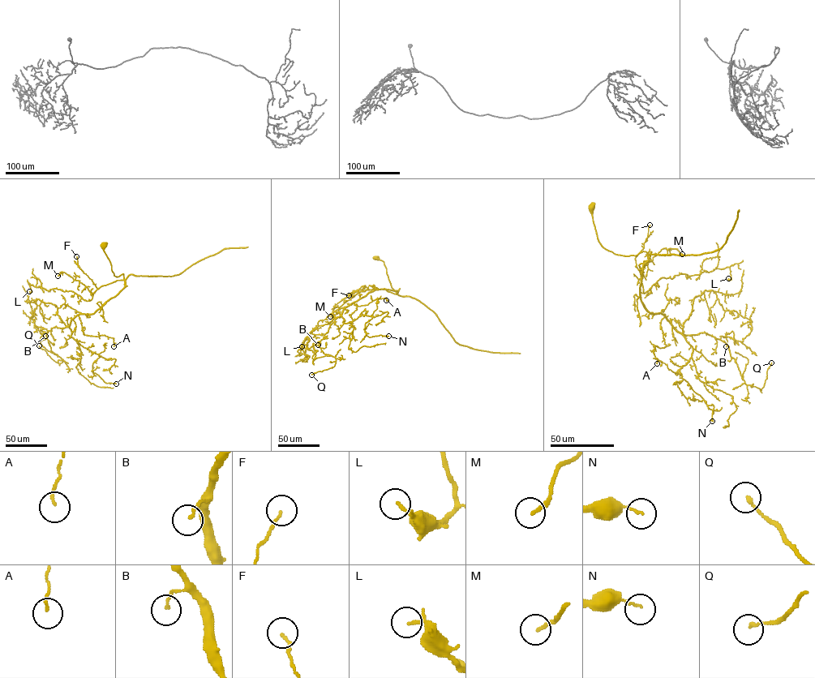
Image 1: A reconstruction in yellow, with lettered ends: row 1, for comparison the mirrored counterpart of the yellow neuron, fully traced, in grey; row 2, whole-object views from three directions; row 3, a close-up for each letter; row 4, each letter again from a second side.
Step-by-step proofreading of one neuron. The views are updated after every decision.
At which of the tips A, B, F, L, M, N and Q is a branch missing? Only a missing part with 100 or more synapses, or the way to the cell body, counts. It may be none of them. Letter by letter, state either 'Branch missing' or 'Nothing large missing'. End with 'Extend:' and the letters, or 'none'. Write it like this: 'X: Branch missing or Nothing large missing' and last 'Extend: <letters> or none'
A: Nothing large missing
B: Nothing large missing
F: Nothing large missing
L: Nothing large missing
M: Nothing large missing
N: Nothing large missing
Q: Nothing large missing
Extend: none

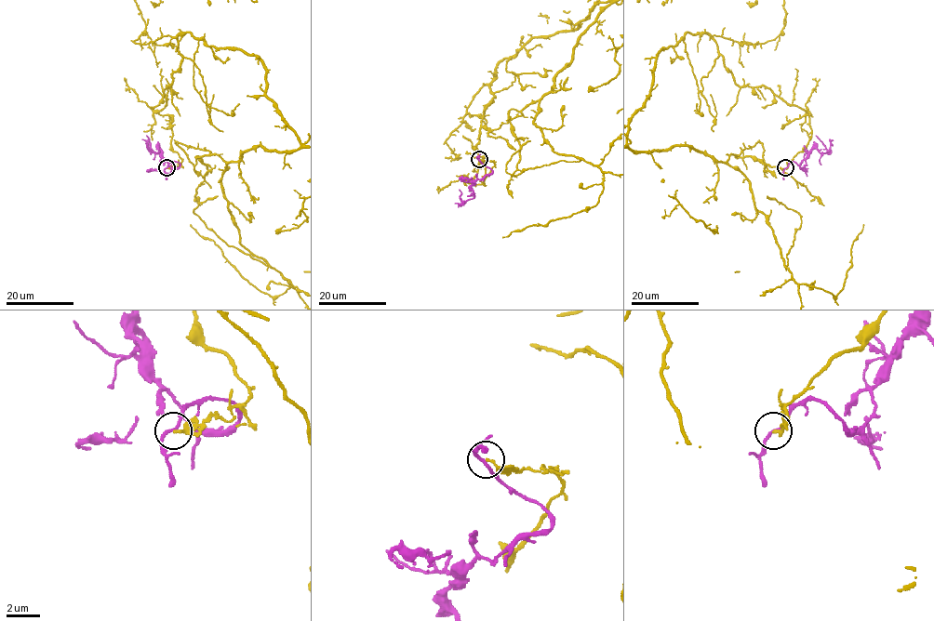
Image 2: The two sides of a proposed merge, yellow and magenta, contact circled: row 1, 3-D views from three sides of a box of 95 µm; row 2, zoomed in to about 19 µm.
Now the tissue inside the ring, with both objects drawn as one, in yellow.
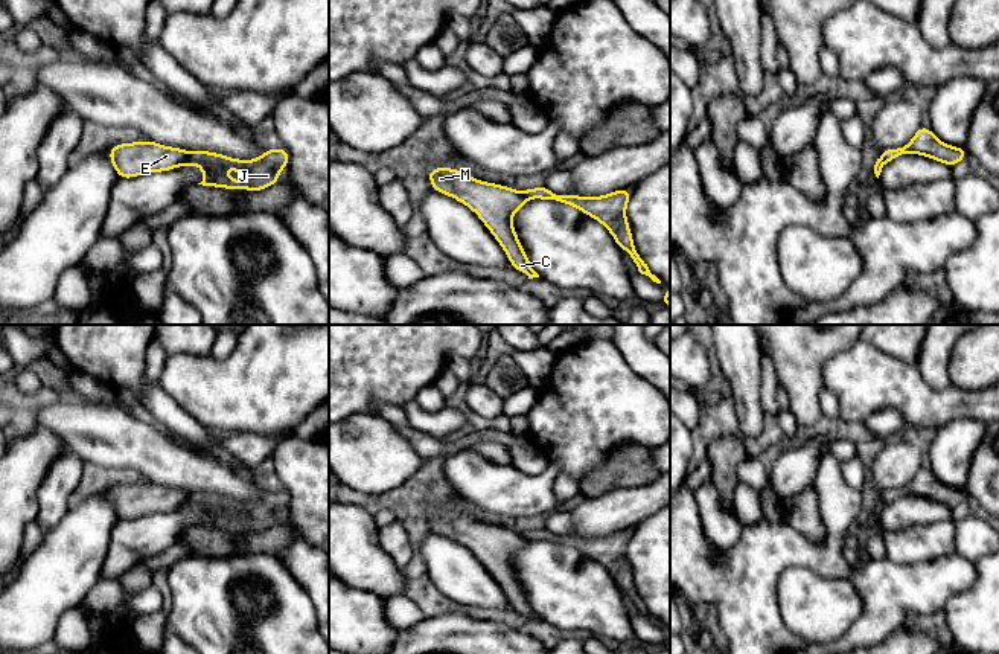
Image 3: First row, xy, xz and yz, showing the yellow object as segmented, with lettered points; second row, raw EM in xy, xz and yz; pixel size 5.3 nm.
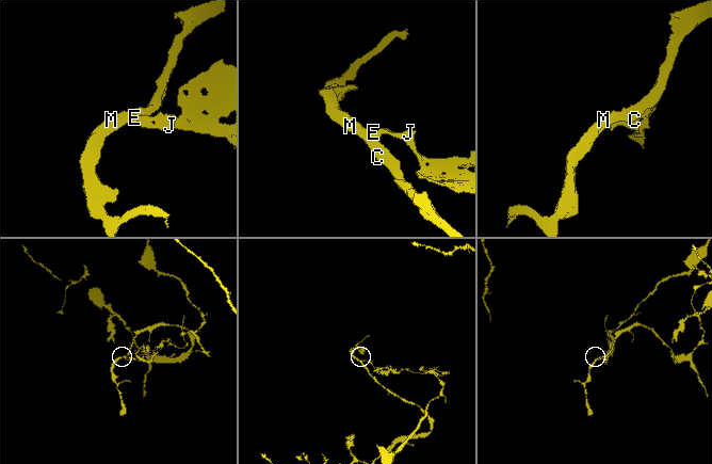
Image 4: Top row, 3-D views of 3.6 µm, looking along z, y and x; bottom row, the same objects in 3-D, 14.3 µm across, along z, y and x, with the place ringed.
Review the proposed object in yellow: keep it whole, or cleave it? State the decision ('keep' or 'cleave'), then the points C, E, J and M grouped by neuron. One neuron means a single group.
cleave; C E M / J

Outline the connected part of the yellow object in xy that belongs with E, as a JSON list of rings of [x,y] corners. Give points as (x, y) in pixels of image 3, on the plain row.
[[[152,482],[119,485],[110,489],[110,502],[119,520],[132,520],[146,514],[163,514],[178,509],[187,492]]]

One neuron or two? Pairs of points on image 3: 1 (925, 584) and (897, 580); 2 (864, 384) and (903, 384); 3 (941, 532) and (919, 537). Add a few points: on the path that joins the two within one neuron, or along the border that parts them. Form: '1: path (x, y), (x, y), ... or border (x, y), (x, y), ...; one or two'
1: path (919, 584), (903, 584); one
2: path (873, 384), (894, 384); one
3: path (935, 537), (925, 537); one

